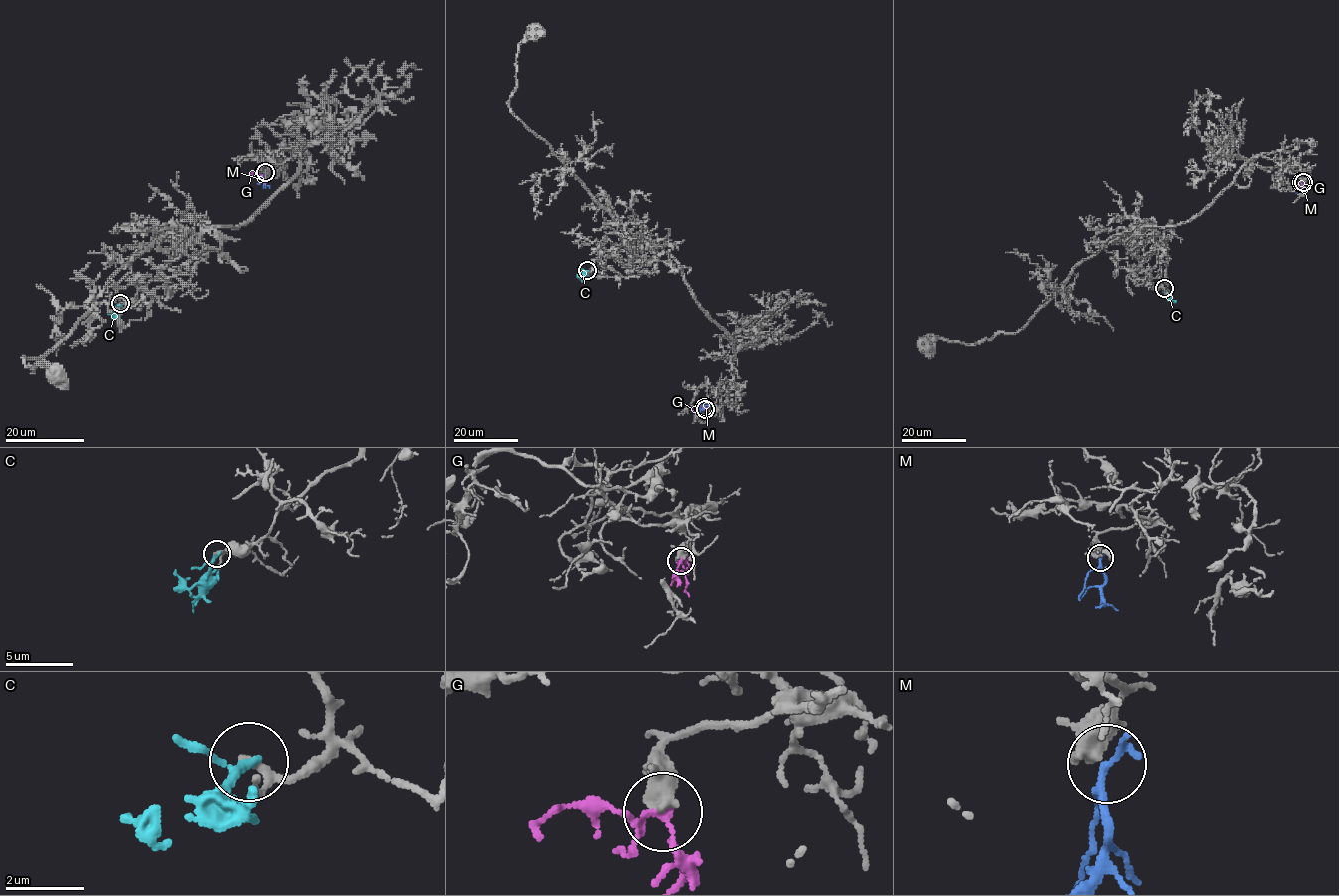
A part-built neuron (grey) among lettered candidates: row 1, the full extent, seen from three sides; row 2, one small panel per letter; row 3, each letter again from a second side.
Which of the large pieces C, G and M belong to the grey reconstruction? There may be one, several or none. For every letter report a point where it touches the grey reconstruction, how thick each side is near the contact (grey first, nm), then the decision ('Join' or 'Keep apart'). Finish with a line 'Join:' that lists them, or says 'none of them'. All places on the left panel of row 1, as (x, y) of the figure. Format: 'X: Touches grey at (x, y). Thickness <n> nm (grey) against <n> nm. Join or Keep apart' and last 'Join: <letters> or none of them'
C: Touches grey at (120, 303). Thickness 180 nm (grey) against 180 nm. Keep apart
G: Touches grey at (264, 172). Thickness 440 nm (grey) against 140 nm. Keep apart
M: Touches grey at (265, 172). Thickness 440 nm (grey) against 190 nm. Join
Join: M

